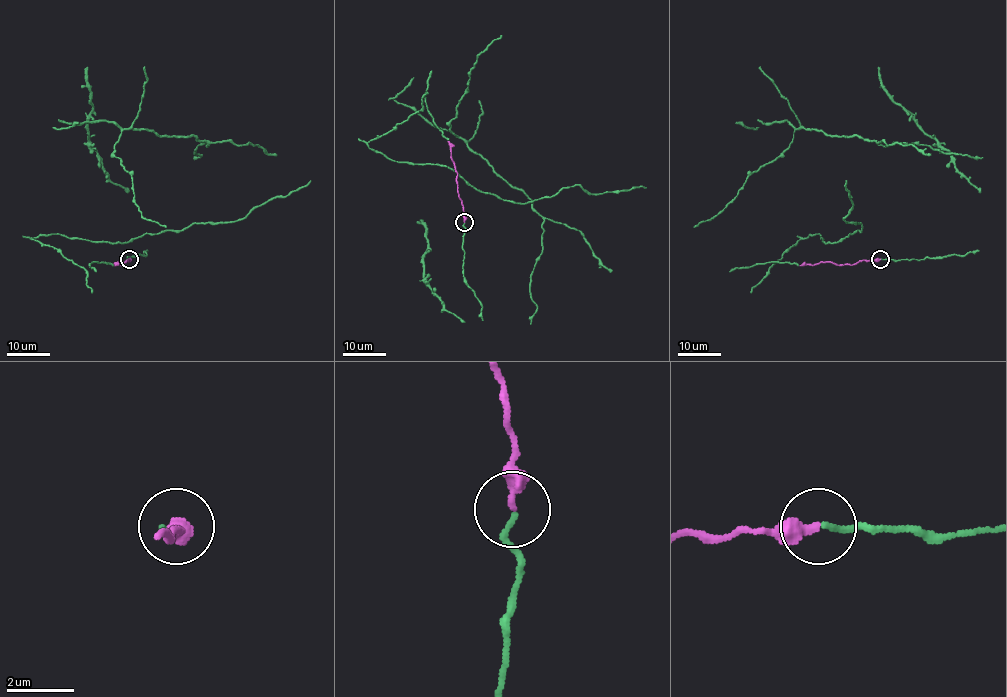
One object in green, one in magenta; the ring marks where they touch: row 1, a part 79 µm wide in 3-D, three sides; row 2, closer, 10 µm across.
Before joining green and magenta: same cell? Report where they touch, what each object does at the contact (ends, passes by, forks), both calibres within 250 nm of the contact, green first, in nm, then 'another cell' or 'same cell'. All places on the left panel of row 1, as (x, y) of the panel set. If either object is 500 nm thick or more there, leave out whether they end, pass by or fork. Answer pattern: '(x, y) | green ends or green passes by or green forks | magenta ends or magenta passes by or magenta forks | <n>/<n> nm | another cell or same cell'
(129, 259) | green ends | magenta ends | 180/360 nm | same cell

